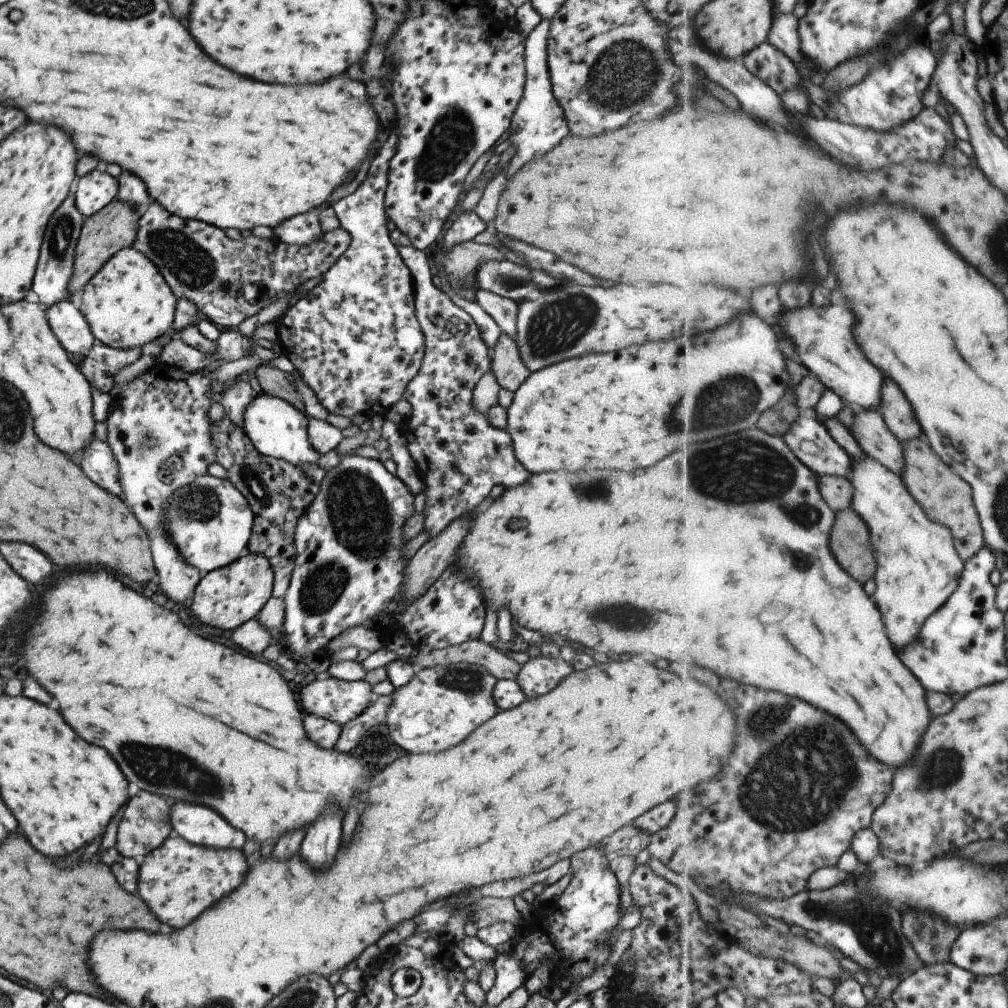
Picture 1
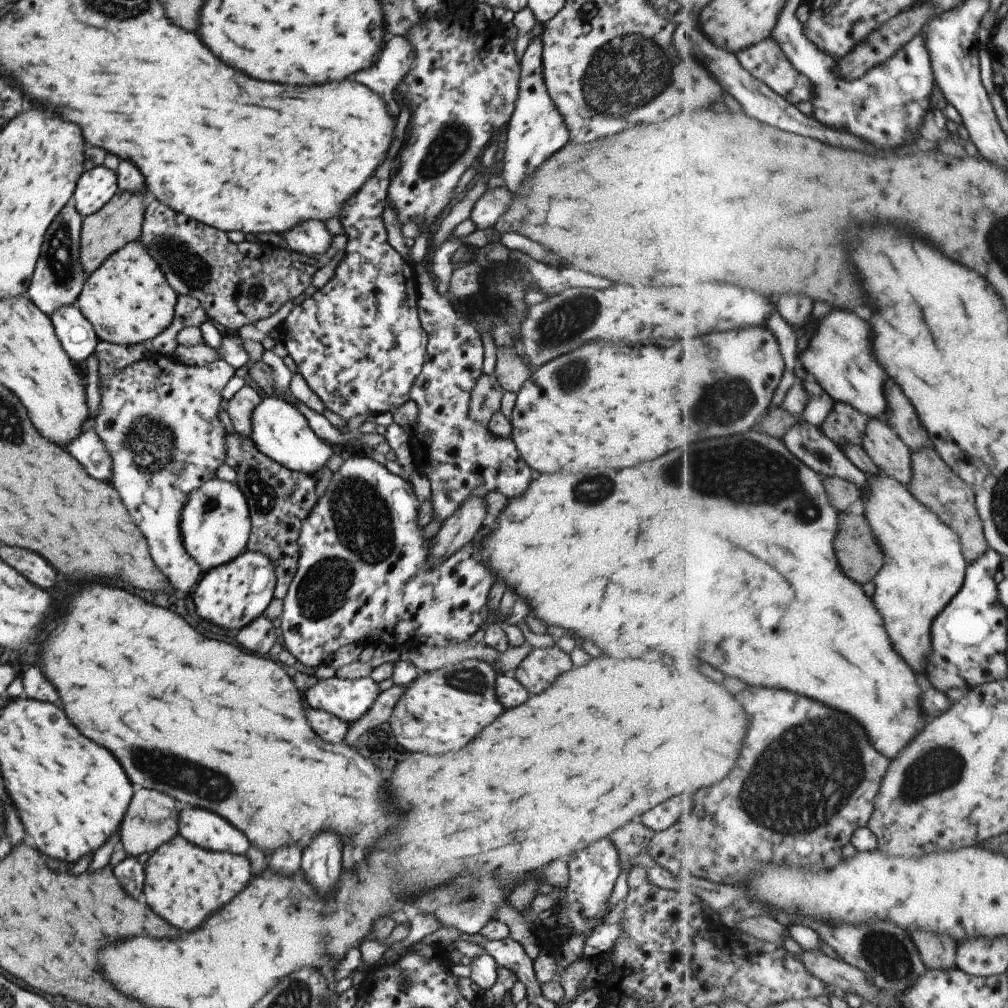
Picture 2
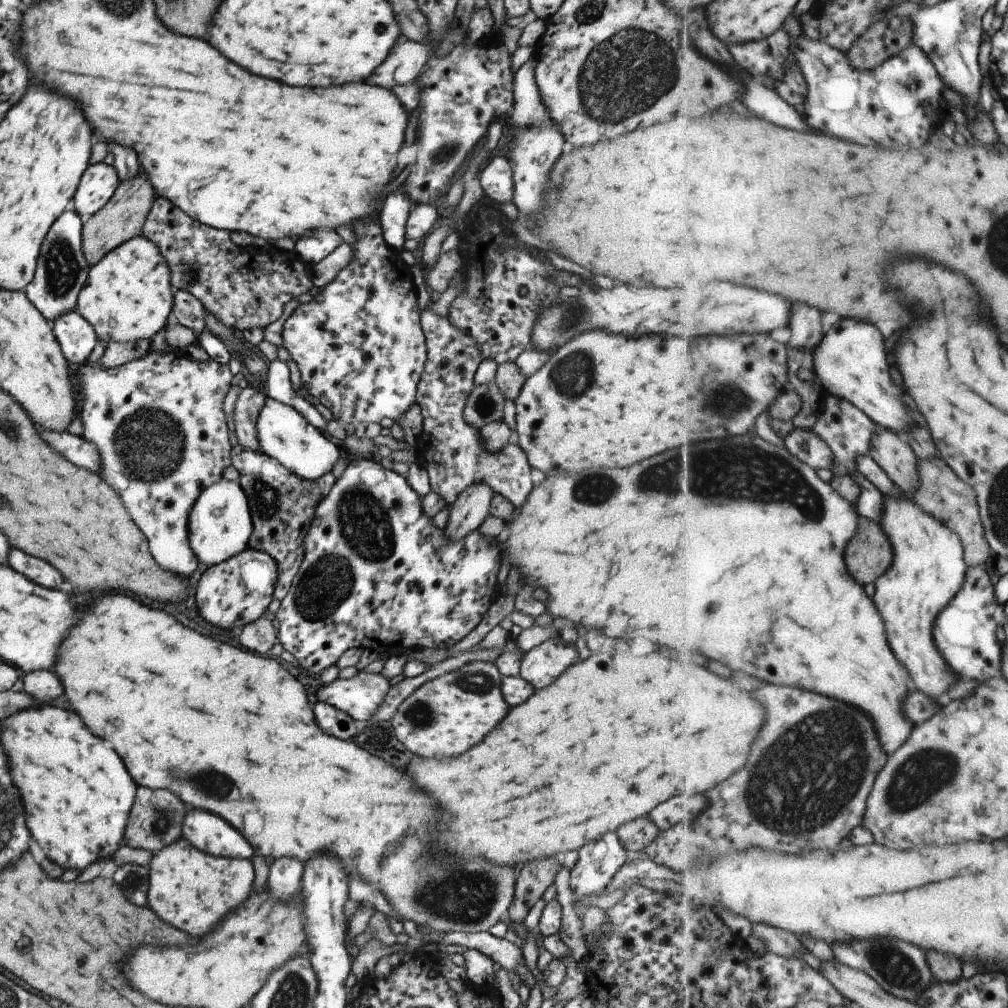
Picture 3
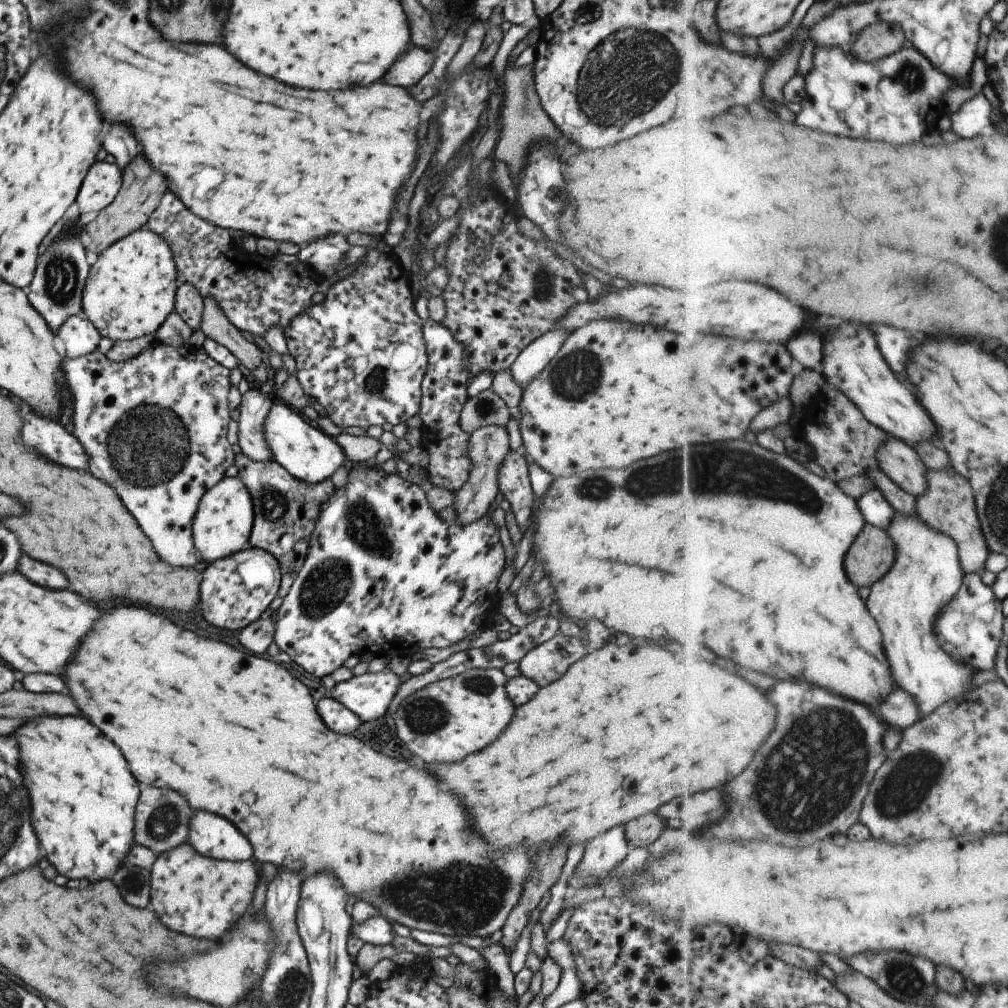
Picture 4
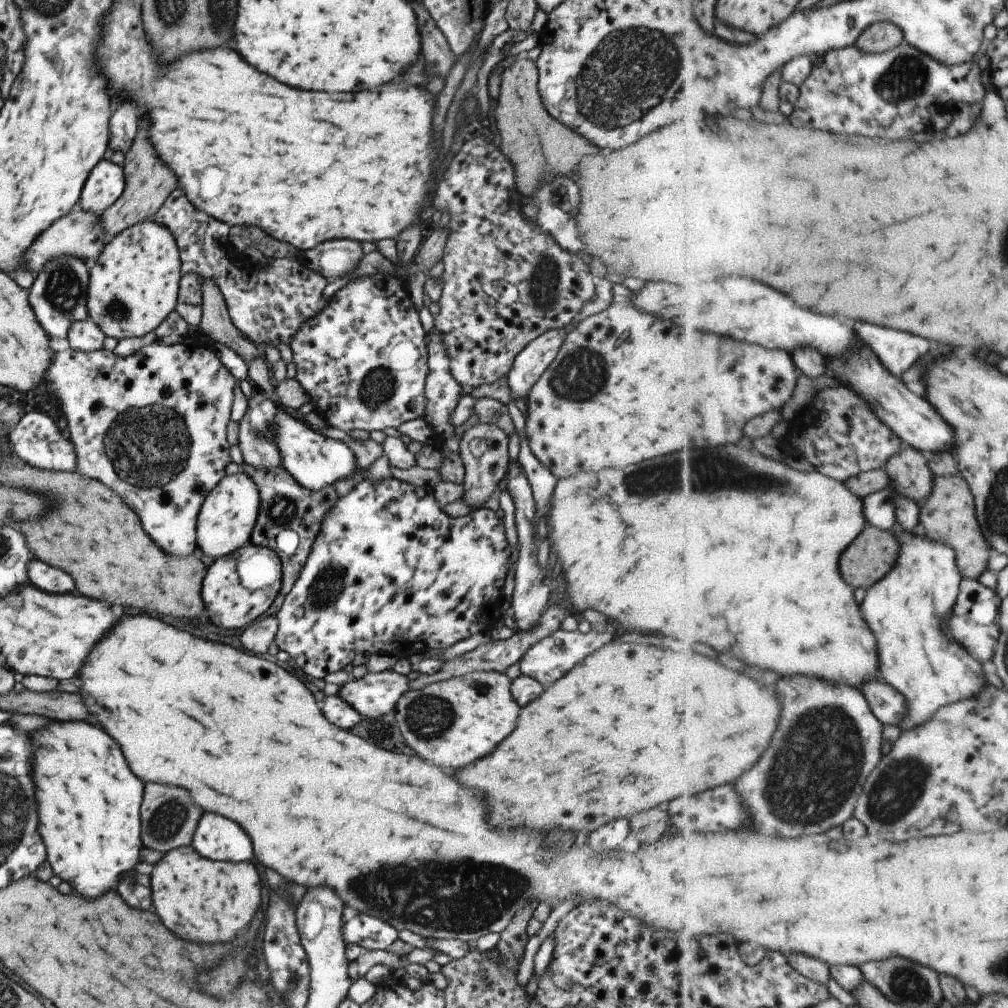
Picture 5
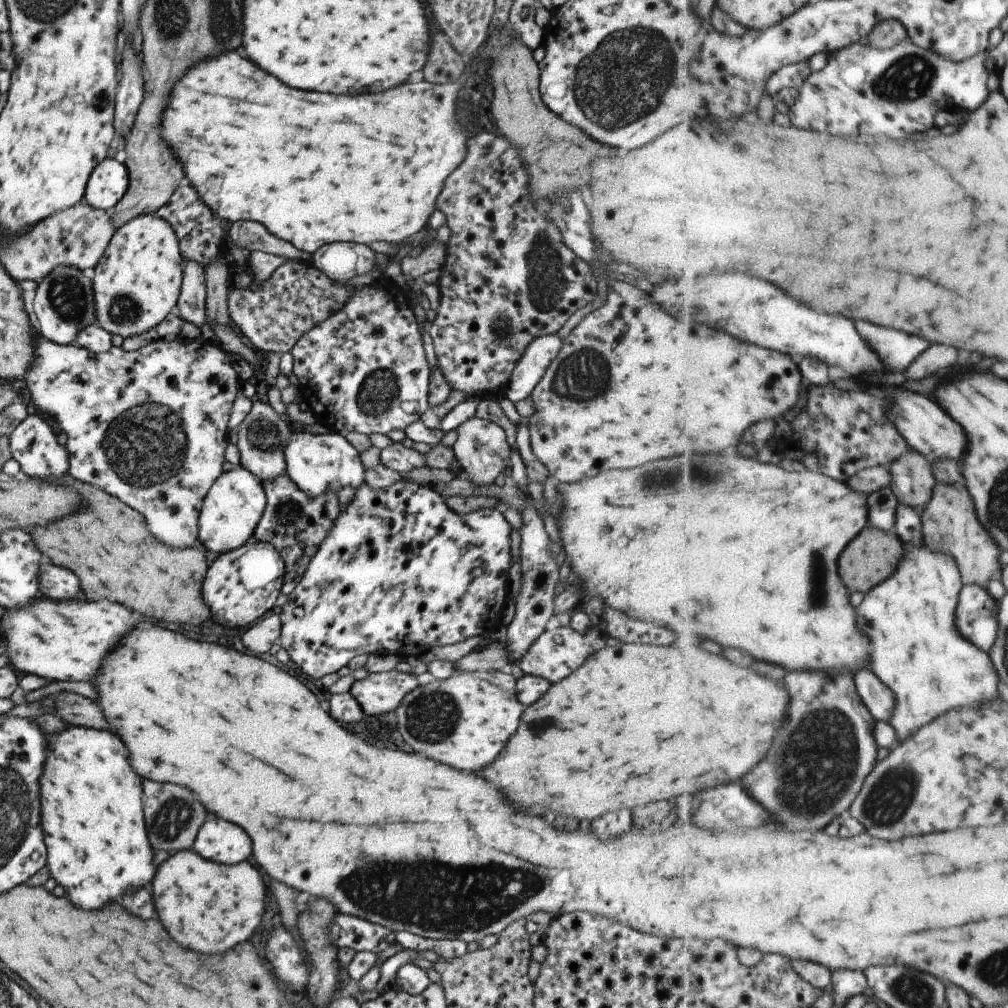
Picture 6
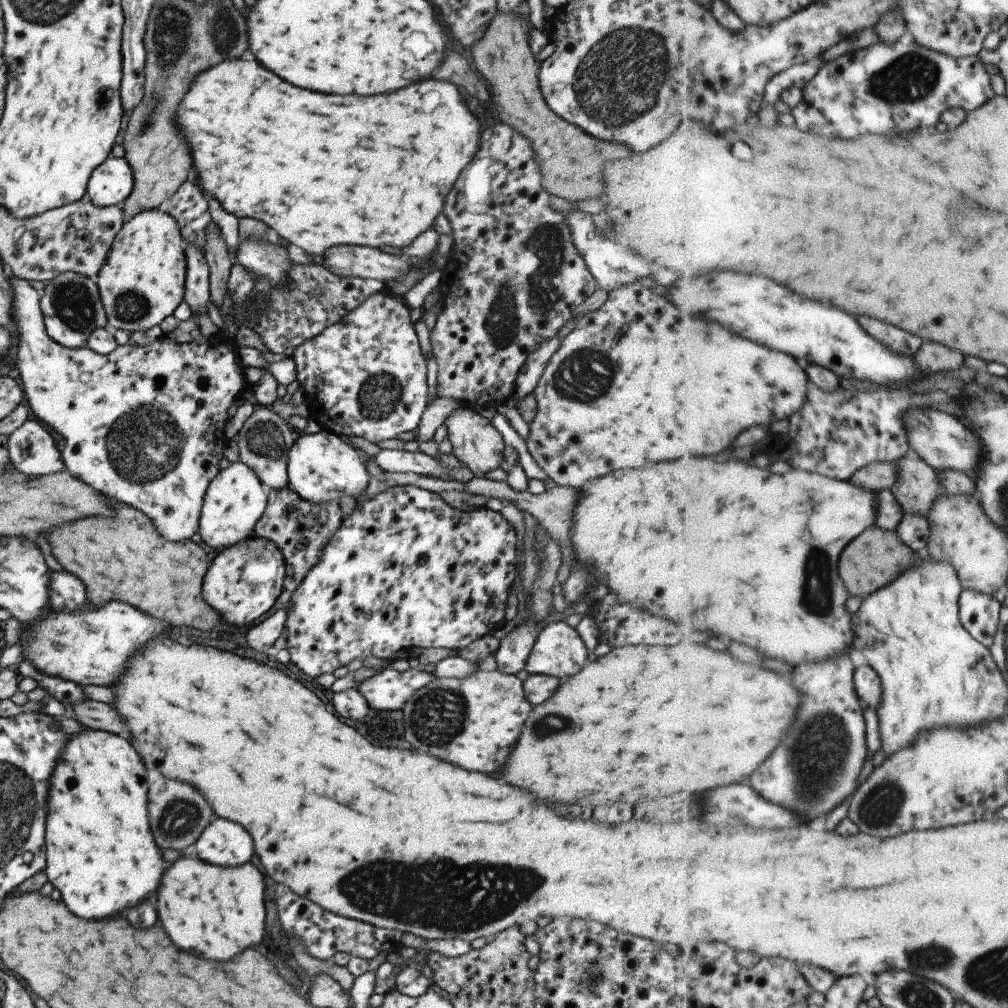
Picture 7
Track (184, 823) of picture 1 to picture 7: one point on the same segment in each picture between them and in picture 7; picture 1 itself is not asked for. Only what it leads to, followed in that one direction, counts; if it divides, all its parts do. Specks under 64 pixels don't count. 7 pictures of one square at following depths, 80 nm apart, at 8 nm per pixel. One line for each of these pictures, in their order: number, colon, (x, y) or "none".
2: (205, 829)
3: (206, 831)
4: (211, 836)
5: (214, 838)
6: (222, 842)
7: (223, 843)

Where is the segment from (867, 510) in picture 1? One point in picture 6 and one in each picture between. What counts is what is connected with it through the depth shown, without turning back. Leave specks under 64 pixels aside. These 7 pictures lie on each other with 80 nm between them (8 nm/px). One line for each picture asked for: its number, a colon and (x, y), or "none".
2: (926, 569)
3: (930, 568)
4: (928, 574)
5: (909, 608)
6: (917, 649)

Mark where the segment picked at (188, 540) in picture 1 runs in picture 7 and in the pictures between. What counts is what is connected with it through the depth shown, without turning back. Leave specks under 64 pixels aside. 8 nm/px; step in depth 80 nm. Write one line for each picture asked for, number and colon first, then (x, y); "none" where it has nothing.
2: (214, 525)
3: (218, 525)
4: (221, 525)
5: (226, 516)
6: (231, 507)
7: (235, 499)

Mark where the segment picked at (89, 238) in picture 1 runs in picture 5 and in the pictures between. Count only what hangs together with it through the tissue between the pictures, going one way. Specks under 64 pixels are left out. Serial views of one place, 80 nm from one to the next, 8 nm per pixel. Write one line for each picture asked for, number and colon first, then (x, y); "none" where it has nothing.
2: (118, 222)
3: (122, 216)
4: (141, 187)
5: (147, 182)

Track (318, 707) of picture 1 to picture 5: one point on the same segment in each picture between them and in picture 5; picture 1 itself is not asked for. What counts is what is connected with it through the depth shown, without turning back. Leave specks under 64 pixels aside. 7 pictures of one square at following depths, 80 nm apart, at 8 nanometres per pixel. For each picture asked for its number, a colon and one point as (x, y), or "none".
2: (348, 699)
3: (358, 697)
4: (367, 695)
5: (374, 694)

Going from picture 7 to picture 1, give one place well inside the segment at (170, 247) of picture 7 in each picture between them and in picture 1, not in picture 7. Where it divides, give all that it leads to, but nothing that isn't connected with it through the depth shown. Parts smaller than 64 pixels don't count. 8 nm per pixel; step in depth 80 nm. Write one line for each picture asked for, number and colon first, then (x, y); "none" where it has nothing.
1: (126, 303)
2: (127, 300)
3: (127, 296)
4: (129, 291)
5: (132, 285)
6: (136, 281)

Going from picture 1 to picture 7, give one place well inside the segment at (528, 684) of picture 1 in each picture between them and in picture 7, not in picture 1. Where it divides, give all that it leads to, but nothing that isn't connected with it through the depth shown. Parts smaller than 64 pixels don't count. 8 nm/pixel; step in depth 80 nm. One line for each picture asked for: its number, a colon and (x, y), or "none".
2: (540, 667)
3: (539, 666)
4: (542, 664)
5: (545, 661)
6: (555, 653)
7: (558, 652)

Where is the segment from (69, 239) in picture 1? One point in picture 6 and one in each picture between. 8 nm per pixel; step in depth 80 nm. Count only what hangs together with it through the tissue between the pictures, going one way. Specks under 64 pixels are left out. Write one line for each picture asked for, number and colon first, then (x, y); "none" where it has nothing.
2: (57, 279)
3: (60, 271)
4: (60, 272)
5: (57, 295)
6: (62, 304)

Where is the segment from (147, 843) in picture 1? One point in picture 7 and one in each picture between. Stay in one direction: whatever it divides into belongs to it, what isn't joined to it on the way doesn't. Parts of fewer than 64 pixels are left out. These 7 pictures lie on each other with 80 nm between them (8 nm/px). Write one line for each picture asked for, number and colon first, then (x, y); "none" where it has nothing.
2: (149, 820)
3: (154, 820)
4: (161, 816)
5: (168, 817)
6: (179, 814)
7: (177, 814)

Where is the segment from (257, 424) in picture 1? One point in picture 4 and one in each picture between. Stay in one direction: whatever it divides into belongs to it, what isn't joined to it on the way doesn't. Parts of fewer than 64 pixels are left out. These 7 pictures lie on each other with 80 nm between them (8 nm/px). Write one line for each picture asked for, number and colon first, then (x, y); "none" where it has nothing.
2: (279, 431)
3: (282, 433)
4: (309, 455)

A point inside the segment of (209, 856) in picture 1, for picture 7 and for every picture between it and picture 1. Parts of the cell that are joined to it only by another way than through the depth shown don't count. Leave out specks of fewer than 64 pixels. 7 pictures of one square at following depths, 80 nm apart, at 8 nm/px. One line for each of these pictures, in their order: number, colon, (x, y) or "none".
2: (182, 883)
3: (189, 889)
4: (193, 894)
5: (202, 900)
6: (205, 906)
7: (214, 912)

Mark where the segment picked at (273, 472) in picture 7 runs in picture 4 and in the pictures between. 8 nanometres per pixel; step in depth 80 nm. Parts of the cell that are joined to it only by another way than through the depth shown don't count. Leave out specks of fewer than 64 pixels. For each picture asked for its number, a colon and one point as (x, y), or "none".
4: (253, 406)
5: (256, 428)
6: (261, 435)

